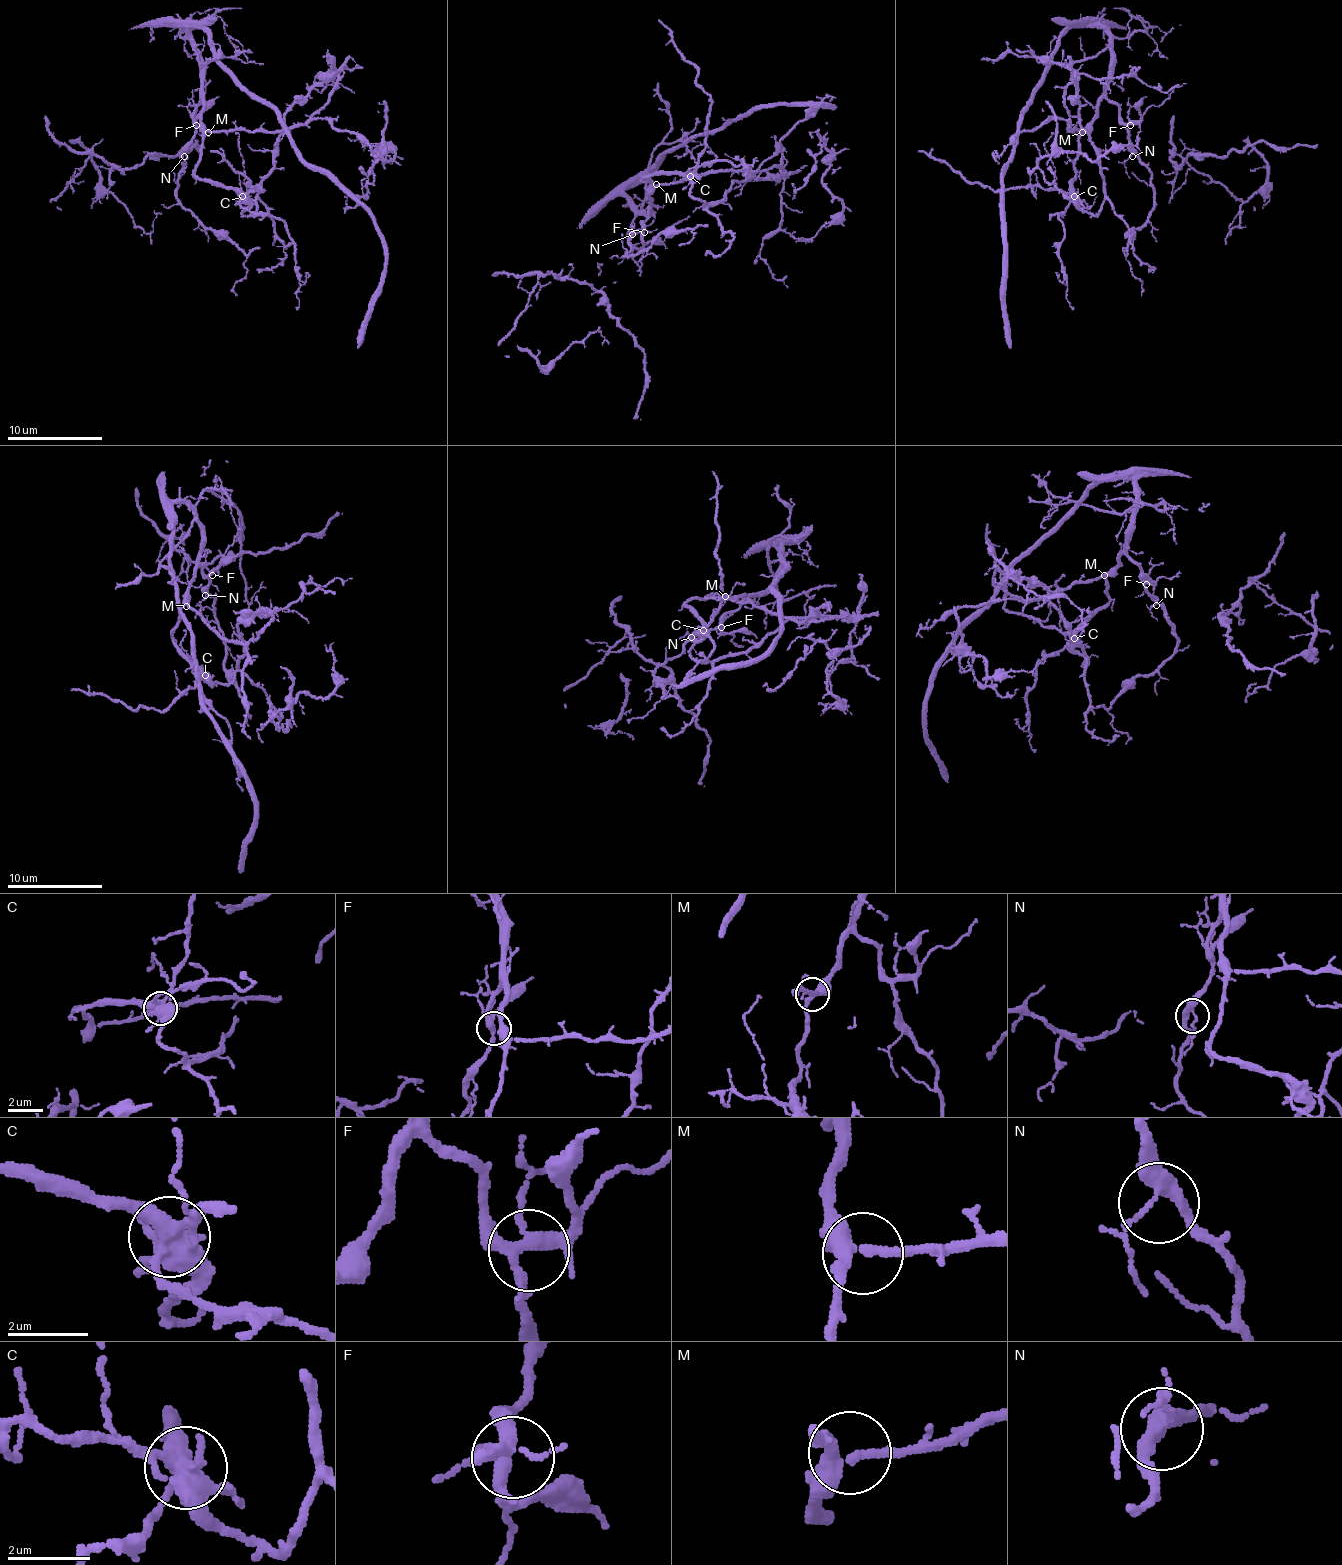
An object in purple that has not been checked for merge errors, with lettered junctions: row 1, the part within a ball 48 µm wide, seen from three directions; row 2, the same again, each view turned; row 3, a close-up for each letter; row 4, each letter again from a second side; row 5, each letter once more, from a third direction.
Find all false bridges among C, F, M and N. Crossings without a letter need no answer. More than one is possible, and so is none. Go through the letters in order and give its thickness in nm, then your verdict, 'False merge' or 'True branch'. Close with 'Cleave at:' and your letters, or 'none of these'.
C: Thickness 500 nm. False merge
F: Thickness 320 nm. True branch
M: Thickness 320 nm. True branch
N: Thickness 300 nm. True branch
Cleave at: C

